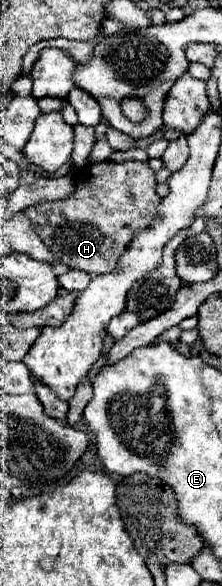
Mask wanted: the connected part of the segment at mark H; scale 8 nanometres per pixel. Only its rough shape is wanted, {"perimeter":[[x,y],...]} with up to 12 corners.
{"perimeter":[[147,162],[81,170],[27,208],[59,264],[109,274],[161,198]]}

